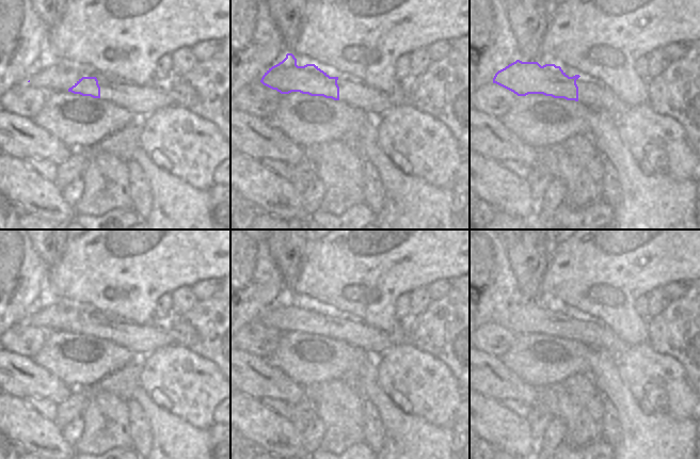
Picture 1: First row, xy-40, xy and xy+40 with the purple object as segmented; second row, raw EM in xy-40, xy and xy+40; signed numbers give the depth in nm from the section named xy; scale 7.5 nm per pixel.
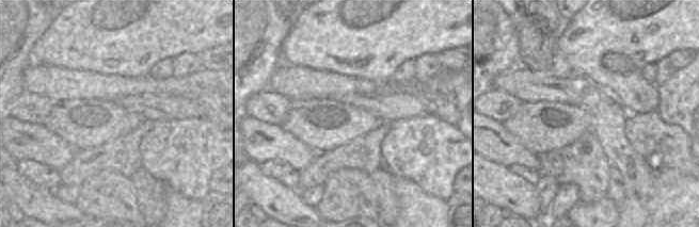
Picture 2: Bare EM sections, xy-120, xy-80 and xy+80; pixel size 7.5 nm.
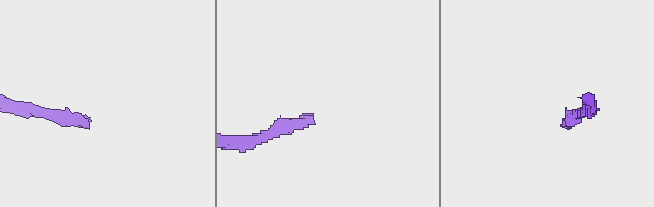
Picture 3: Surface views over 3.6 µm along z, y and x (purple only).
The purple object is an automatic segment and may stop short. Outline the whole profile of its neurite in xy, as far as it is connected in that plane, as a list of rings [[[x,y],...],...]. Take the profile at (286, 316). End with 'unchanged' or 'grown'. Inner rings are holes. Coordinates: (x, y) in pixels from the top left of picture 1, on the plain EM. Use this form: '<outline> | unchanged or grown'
[[[287,292],[282,301],[269,307],[260,321],[281,333],[300,331],[339,339],[376,358],[397,345],[389,333],[355,318],[330,316],[315,303],[298,305],[292,292]]] | grown

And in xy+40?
[[[516,299],[498,310],[493,317],[493,322],[513,331],[518,335],[543,333],[554,337],[575,339],[586,344],[591,350],[607,350],[614,354],[620,354],[627,347],[621,337],[601,322],[586,318],[579,314],[569,316],[560,305],[556,305],[555,303],[541,305],[538,301],[522,301]]] | grown

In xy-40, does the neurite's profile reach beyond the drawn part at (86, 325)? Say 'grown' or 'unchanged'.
grown

